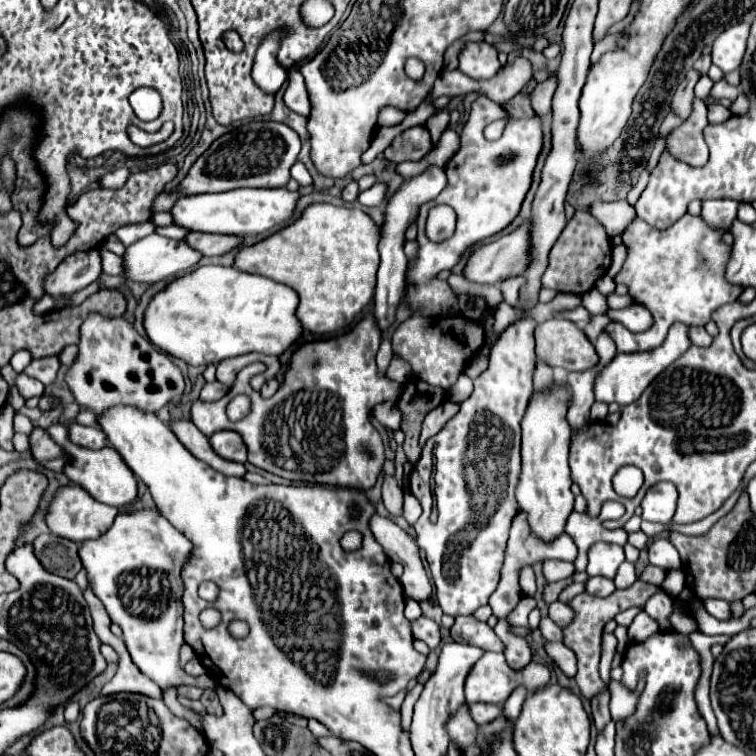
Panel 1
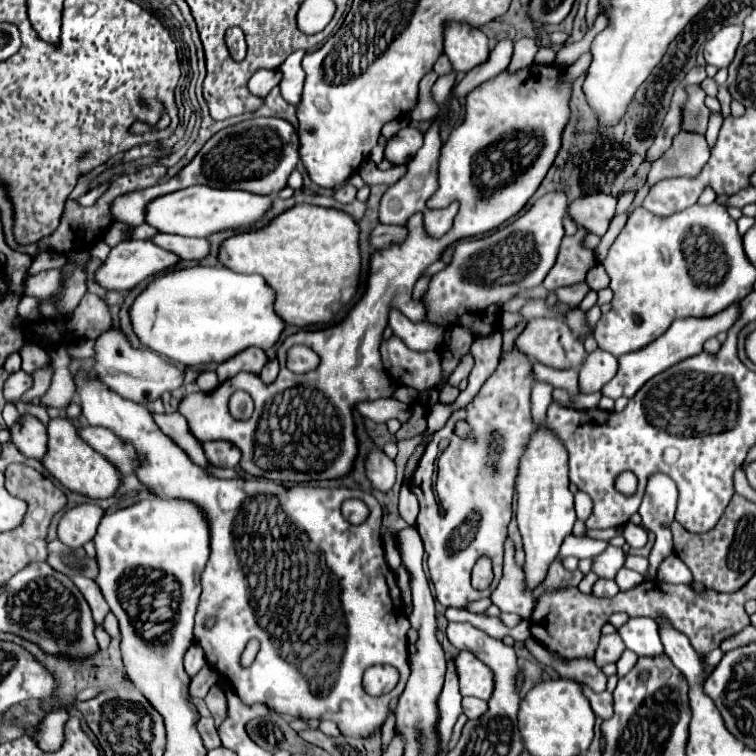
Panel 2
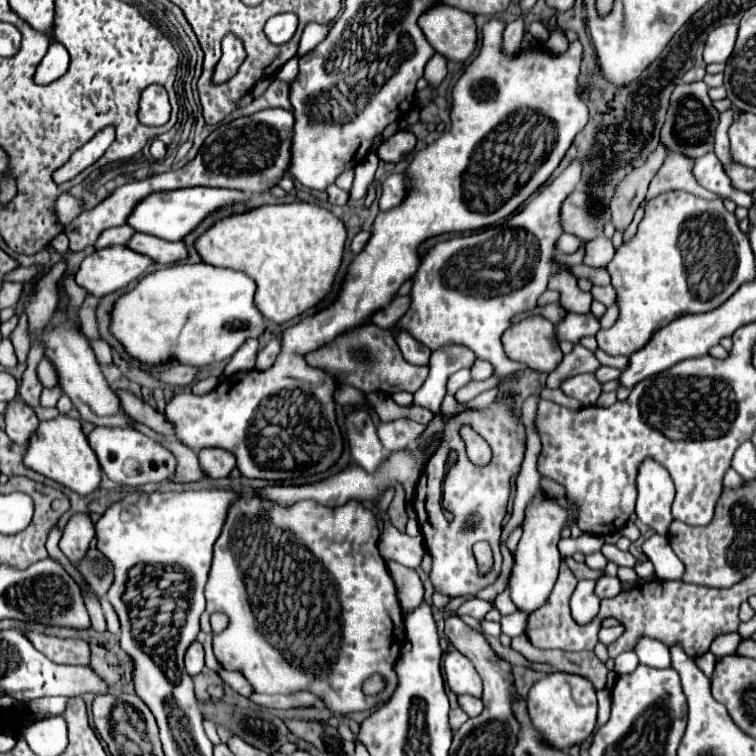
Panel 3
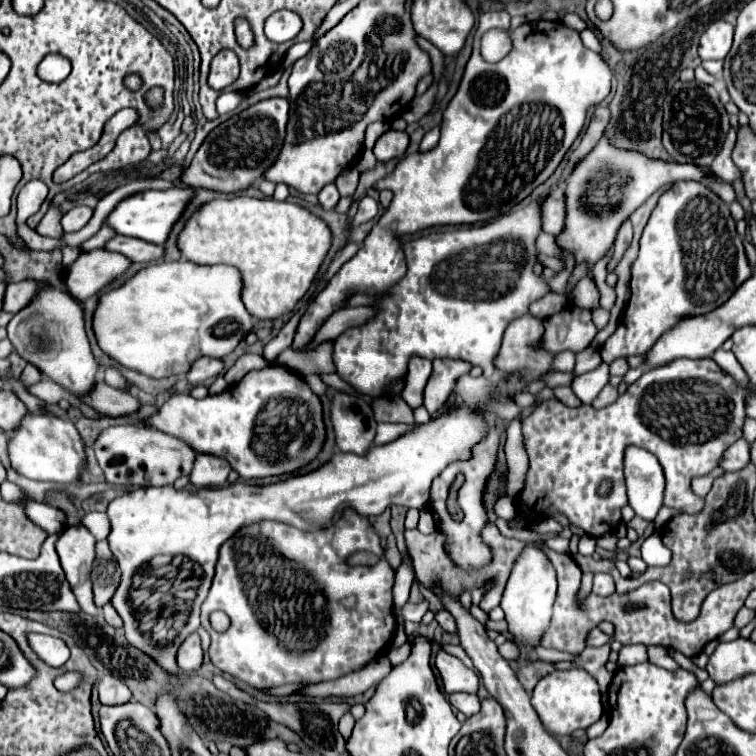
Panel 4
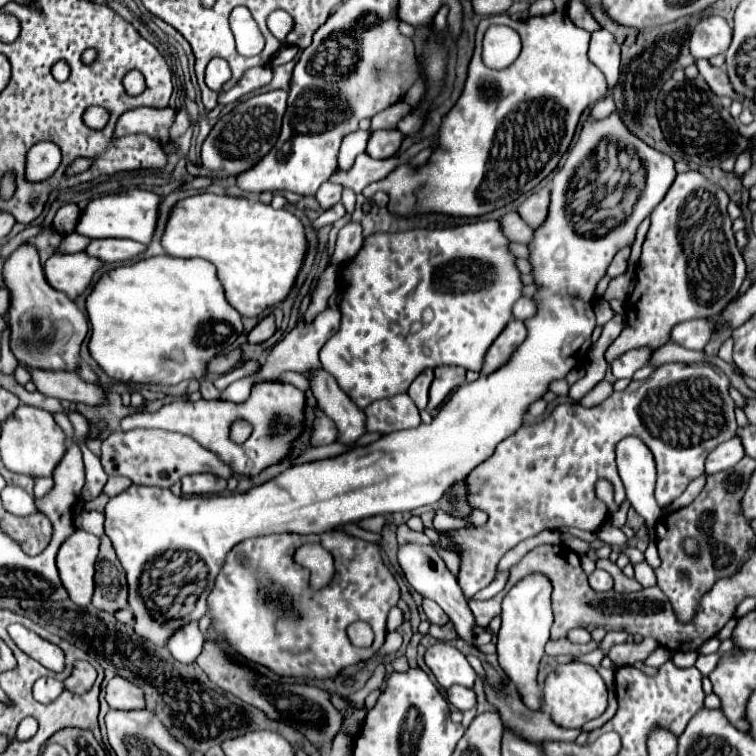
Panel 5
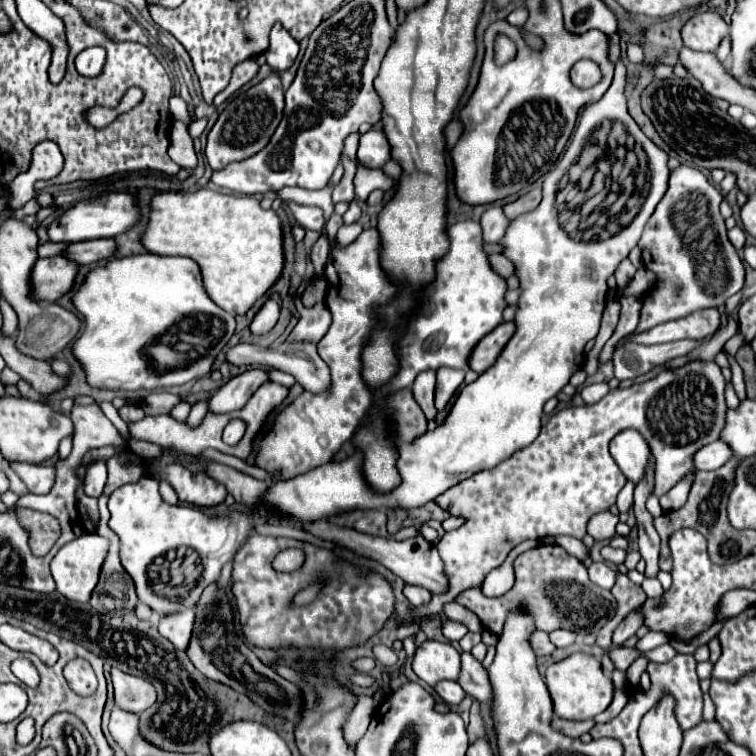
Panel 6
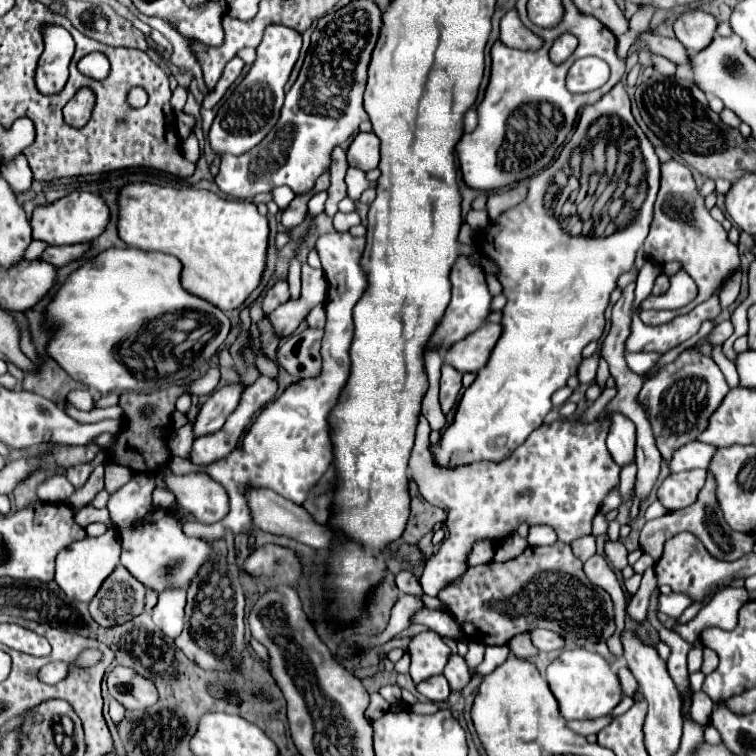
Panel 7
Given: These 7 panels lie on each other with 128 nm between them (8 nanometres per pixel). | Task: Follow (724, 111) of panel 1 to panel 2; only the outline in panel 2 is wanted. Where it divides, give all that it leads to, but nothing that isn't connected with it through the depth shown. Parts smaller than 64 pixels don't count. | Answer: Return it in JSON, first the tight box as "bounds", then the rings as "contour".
{"bounds":[706,112,724,148],"contour":[[[712,112],[710,122],[708,122],[708,130],[706,130],[706,140],[708,140],[710,148],[712,148],[714,142],[716,142],[716,136],[718,136],[718,132],[720,132],[720,128],[722,128],[722,122],[724,122],[722,112]]]}

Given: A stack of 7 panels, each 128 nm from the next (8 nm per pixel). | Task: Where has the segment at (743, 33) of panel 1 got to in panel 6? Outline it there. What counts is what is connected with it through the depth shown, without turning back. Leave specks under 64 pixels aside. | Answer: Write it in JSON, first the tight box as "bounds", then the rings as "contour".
{"bounds":[682,12,730,52],"contour":[[[702,12],[690,18],[682,28],[684,46],[696,52],[716,52],[720,42],[730,34],[728,24],[716,12]]]}

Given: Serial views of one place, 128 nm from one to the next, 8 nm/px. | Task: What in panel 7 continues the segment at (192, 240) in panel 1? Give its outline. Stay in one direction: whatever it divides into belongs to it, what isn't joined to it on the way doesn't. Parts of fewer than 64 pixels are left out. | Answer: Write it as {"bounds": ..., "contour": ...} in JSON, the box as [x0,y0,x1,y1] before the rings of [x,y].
{"bounds":[42,244,90,266],"contour":[[[70,244],[70,246],[48,246],[42,254],[42,260],[60,266],[66,266],[78,258],[82,258],[90,250],[90,244]]]}

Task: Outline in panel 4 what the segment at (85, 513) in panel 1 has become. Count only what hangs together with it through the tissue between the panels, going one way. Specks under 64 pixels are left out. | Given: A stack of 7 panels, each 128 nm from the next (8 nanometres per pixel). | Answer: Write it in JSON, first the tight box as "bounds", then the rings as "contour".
{"bounds":[56,524,98,616],"contour":[[[84,524],[68,526],[56,542],[56,552],[82,612],[98,616],[90,580],[90,568],[94,562],[94,536]]]}

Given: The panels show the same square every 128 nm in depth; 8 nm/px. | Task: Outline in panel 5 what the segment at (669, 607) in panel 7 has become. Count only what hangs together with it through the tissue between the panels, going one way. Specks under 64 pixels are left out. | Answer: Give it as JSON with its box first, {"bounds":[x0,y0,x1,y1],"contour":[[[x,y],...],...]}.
{"bounds":[634,560,656,586],"contour":[[[646,560],[634,564],[634,578],[642,584],[642,586],[654,586],[656,584],[656,576],[654,576],[654,570],[648,566]]]}

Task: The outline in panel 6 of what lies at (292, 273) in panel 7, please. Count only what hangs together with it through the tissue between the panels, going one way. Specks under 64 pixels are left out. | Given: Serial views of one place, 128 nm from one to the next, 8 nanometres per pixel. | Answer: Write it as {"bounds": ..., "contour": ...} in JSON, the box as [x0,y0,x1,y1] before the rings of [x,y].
{"bounds":[286,300,332,344],"contour":[[[296,300],[296,306],[298,306],[298,312],[300,312],[300,320],[294,326],[294,330],[292,330],[292,334],[288,336],[286,342],[308,340],[312,344],[318,344],[326,336],[330,324],[332,324],[332,314],[328,312],[328,308],[324,312],[324,306],[326,306],[324,302],[318,302],[314,308],[304,308]]]}

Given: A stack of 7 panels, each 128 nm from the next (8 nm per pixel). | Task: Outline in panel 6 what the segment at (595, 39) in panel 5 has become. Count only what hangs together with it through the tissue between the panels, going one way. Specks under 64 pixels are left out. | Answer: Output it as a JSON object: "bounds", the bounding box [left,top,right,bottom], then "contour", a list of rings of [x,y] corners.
{"bounds":[608,34,622,64],"contour":[[[612,34],[608,36],[608,60],[612,60],[612,64],[616,64],[616,60],[620,58],[622,48],[620,48],[620,36]]]}

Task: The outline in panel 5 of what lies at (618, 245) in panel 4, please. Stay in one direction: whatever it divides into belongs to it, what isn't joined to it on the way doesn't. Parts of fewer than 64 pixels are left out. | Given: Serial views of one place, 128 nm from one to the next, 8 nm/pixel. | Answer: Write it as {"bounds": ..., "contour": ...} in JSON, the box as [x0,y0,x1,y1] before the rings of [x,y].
{"bounds":[608,246,630,276],"contour":[[[624,246],[622,250],[618,250],[618,254],[614,256],[612,264],[608,266],[608,276],[620,276],[626,272],[626,262],[630,256],[630,246]]]}

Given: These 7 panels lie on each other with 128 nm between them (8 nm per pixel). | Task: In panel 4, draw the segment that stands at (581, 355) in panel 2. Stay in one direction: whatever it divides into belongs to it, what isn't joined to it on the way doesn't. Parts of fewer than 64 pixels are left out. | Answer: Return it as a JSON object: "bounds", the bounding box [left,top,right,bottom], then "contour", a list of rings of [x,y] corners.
{"bounds":[494,314,554,374],"contour":[[[532,314],[514,320],[504,332],[504,342],[494,362],[496,368],[504,374],[522,370],[546,374],[552,368],[554,354],[542,348],[542,336],[544,320],[534,318]]]}

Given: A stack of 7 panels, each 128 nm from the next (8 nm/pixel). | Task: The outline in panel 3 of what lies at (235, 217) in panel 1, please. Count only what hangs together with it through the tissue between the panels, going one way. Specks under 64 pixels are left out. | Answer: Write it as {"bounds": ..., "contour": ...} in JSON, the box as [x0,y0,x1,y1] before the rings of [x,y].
{"bounds":[128,186,248,240],"contour":[[[194,186],[194,188],[180,188],[170,192],[154,192],[146,196],[130,214],[128,224],[136,232],[152,234],[164,240],[184,240],[196,226],[200,226],[210,214],[238,202],[246,202],[248,196],[240,190],[226,190],[226,188],[208,188],[208,186]]]}

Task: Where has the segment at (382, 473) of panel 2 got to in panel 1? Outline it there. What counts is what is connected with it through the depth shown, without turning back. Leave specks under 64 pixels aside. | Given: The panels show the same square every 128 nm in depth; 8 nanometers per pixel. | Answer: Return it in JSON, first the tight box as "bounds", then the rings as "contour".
{"bounds":[382,474,404,516],"contour":[[[384,474],[382,500],[384,500],[386,510],[388,510],[392,516],[402,516],[402,512],[404,512],[404,492],[402,492],[402,488],[398,486],[398,482],[396,482],[394,476],[386,476],[386,474]]]}

